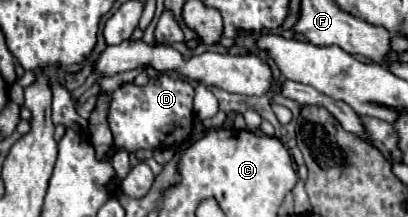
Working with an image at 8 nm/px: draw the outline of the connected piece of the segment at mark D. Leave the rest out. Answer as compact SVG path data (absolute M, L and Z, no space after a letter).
M160 73L152 77L144 87L134 83L122 83L110 93L108 101L108 127L114 135L114 147L134 153L138 149L158 149L185 141L194 125L192 113L194 87L170 73Z

